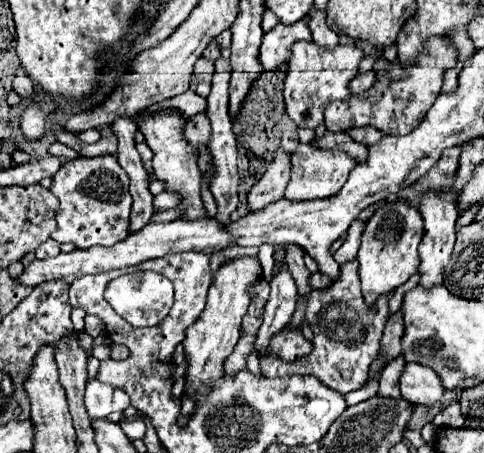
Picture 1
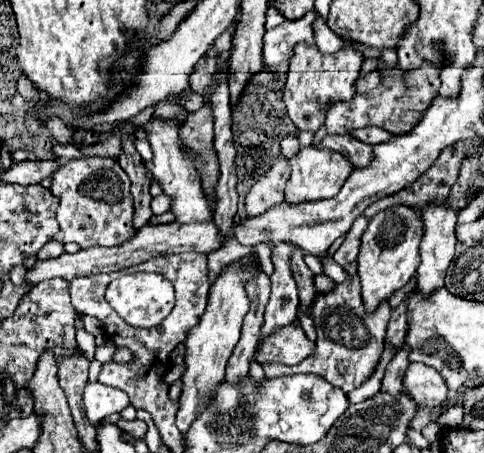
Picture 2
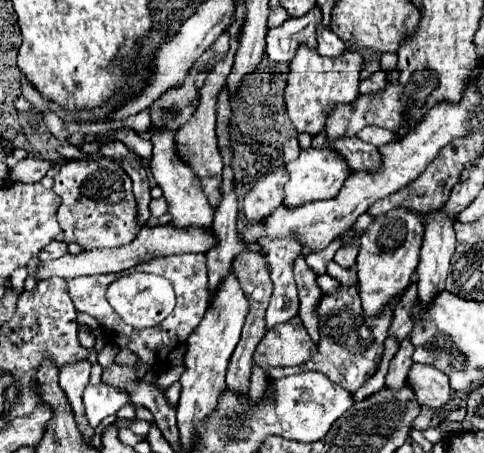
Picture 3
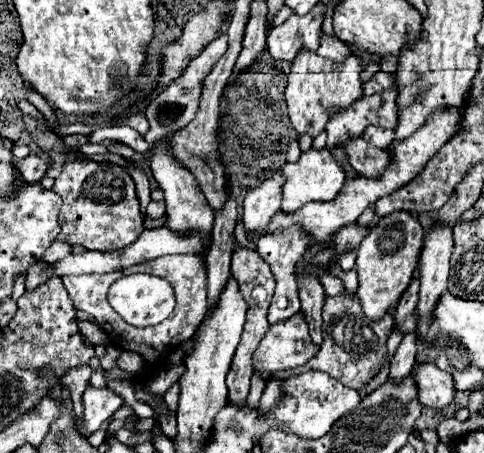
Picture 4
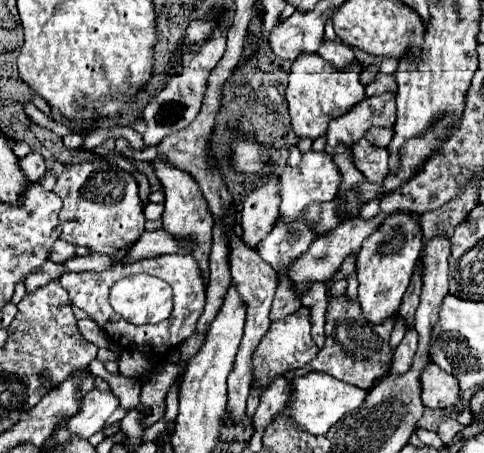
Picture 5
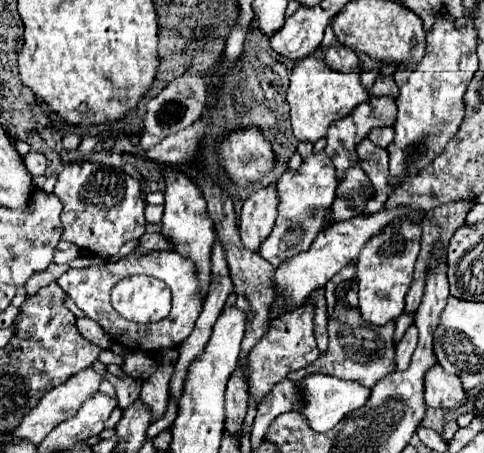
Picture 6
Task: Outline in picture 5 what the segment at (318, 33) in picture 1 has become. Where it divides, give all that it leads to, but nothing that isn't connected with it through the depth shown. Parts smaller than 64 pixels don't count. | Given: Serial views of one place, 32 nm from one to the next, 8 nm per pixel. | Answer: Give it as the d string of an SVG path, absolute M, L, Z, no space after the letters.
M338 40L324 42L324 44L318 48L318 54L320 54L326 62L330 62L334 68L338 68L338 70L346 70L346 68L356 60L352 48L348 48L346 44L342 44L342 42L338 42Z

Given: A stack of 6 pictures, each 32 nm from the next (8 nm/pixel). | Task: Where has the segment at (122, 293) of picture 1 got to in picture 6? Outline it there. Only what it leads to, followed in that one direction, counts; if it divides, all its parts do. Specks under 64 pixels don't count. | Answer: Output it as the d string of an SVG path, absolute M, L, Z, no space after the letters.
M146 274L128 276L112 290L112 306L126 320L150 324L168 316L170 288Z

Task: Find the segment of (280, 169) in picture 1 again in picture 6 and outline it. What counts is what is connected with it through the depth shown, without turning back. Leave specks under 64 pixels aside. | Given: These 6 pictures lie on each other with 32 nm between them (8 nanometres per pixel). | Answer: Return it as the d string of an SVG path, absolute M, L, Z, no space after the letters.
M268 186L248 196L240 214L240 238L242 246L252 252L260 252L262 242L276 222L276 188Z

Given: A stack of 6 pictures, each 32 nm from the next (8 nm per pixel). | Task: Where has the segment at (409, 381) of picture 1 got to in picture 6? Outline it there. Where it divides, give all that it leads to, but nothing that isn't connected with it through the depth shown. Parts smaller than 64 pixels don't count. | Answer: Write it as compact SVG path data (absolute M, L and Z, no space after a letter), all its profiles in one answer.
M432 366L424 378L424 400L430 408L460 410L468 396L458 376L444 372L442 366Z

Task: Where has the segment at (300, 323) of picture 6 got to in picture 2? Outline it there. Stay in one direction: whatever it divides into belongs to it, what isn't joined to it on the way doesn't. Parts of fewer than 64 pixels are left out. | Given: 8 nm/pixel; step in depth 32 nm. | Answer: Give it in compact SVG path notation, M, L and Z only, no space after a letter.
M294 320L282 328L276 328L270 336L266 336L256 350L254 360L258 364L276 362L276 364L294 366L312 356L314 350L316 344L308 340L300 322Z

